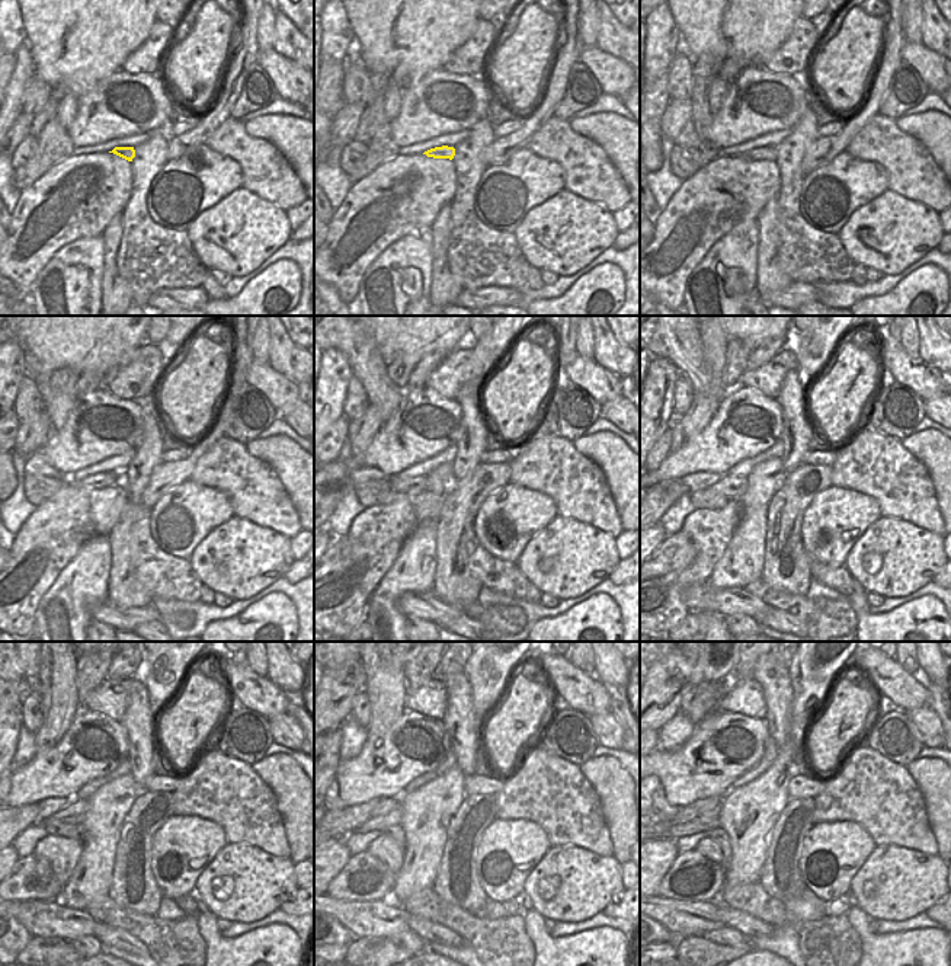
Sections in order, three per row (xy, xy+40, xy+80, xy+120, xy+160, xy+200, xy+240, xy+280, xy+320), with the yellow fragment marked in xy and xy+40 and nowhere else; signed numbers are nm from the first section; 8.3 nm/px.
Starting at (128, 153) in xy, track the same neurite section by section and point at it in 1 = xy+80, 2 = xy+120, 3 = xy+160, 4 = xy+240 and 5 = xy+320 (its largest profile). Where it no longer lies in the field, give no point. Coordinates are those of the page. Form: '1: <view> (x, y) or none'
1: xy+80 (759, 153)
2: xy+120 (99, 480)
3: xy+160 (412, 486)
4: xy+240 (76, 811)
5: xy+320 (695, 827)

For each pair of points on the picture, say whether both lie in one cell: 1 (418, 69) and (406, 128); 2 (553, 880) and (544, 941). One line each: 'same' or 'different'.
1: different
2: different

